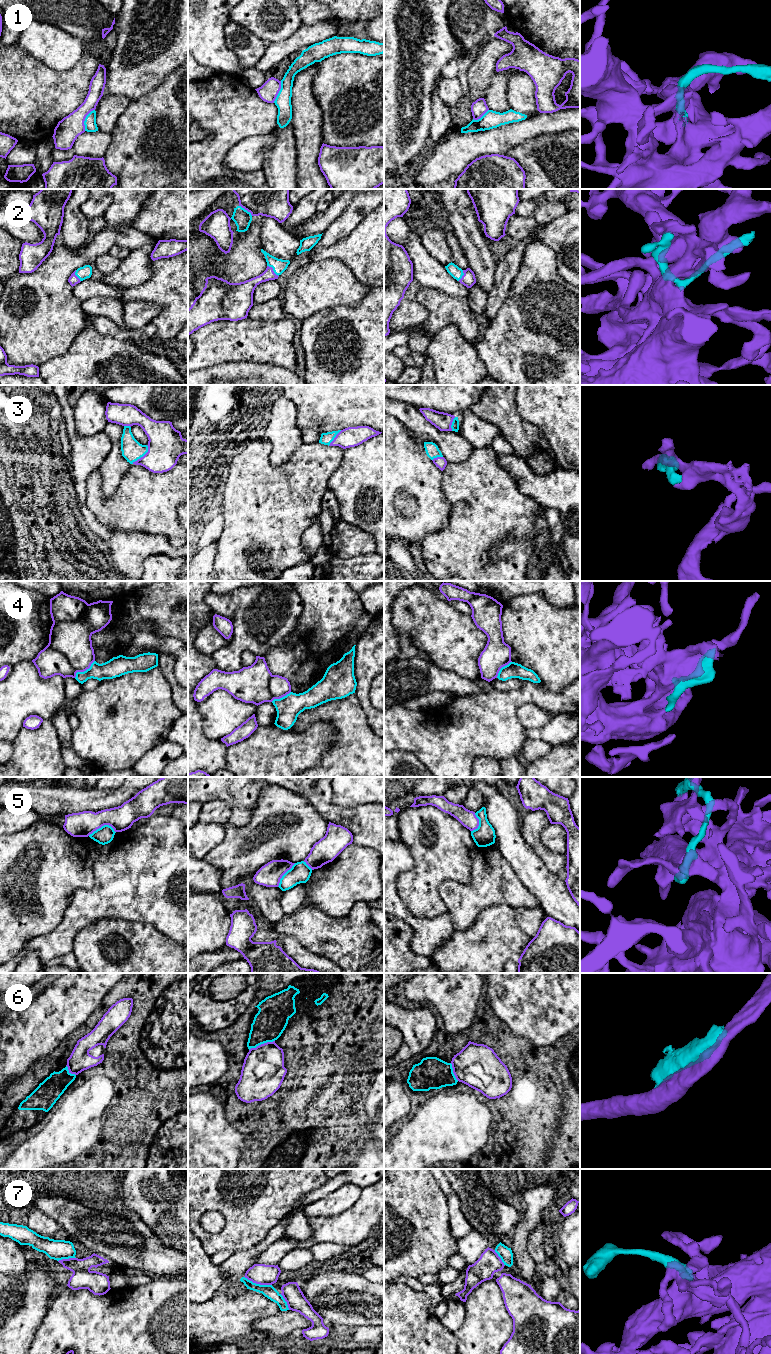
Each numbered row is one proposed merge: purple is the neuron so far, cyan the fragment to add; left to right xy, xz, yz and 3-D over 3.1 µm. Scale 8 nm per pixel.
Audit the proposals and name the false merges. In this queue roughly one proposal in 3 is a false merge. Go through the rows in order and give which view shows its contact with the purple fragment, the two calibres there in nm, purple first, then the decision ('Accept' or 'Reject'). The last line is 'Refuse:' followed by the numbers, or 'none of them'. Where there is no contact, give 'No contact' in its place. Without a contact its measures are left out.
1: Touches purple in xy. Thickness 190 nm (purple) against 100 nm. Accept
2: Touches purple in xz. Thickness 120 nm (purple) against 110 nm. Accept
3: Touches purple in xy. Thickness 280 nm (purple) against 170 nm. Accept
4: Touches purple in xy. Thickness 360 nm (purple) against 160 nm. Accept
5: Touches purple in xy. Thickness 200 nm (purple) against 140 nm. Reject
6: Touches purple in xz. Thickness 340 nm (purple) against 260 nm. Reject
7: Touches purple in xz. Thickness 170 nm (purple) against 100 nm. Accept
Refuse: 5, 6

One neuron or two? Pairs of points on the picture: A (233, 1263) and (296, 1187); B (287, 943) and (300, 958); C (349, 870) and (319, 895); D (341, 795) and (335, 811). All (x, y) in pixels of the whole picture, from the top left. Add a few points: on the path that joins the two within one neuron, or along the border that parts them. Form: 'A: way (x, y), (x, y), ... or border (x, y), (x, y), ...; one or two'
A: border (263, 1239), (249, 1249), (238, 1250), (232, 1253); two
B: way (291, 947), (298, 954); one
C: way (342, 877), (331, 888), (326, 890); one
D: border (330, 787), (334, 803), (346, 807), (362, 804); two

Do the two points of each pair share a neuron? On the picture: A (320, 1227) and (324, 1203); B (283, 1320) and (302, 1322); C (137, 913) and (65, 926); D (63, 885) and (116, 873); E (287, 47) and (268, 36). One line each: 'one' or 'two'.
A: two
B: one
C: one
D: two
E: two

